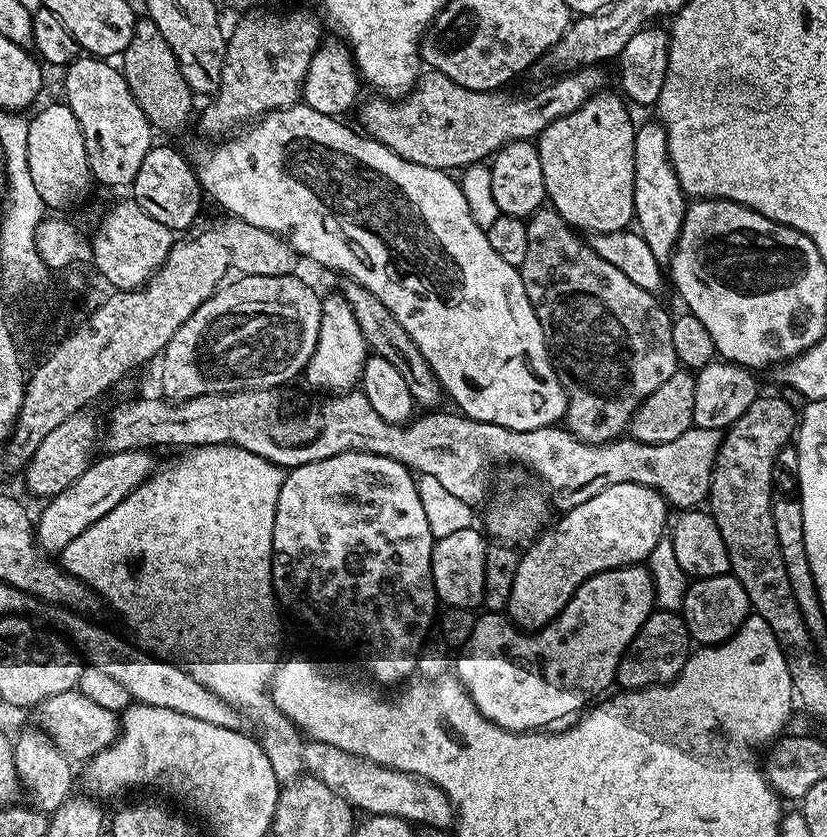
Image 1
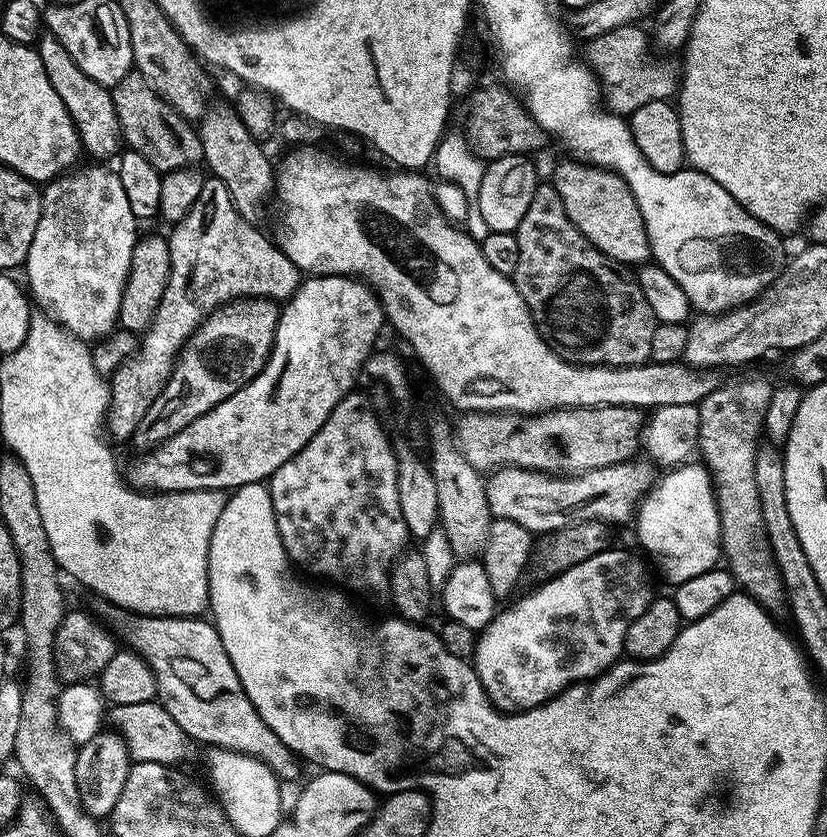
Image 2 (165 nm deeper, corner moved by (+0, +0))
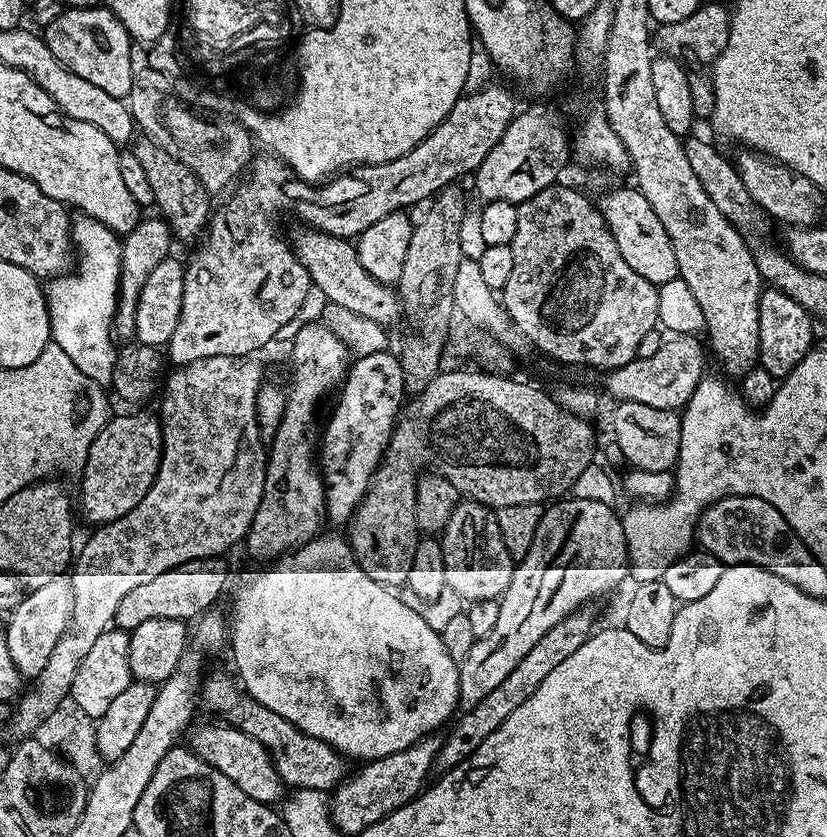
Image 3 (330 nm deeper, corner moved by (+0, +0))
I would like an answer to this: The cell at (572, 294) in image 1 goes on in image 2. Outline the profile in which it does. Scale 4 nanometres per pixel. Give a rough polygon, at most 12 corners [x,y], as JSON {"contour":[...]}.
{"contour":[[537,183],[510,279],[572,364],[651,361],[639,283]]}

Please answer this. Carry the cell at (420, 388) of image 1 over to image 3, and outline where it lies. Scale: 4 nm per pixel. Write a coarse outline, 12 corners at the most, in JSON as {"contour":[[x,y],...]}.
{"contour":[[461,499],[439,537],[446,587],[501,598],[515,563],[495,511]]}

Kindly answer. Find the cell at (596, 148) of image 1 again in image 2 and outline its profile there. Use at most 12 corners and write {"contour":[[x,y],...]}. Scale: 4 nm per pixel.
{"contour":[[553,170],[570,222],[617,265],[651,257],[638,202],[617,172]]}

